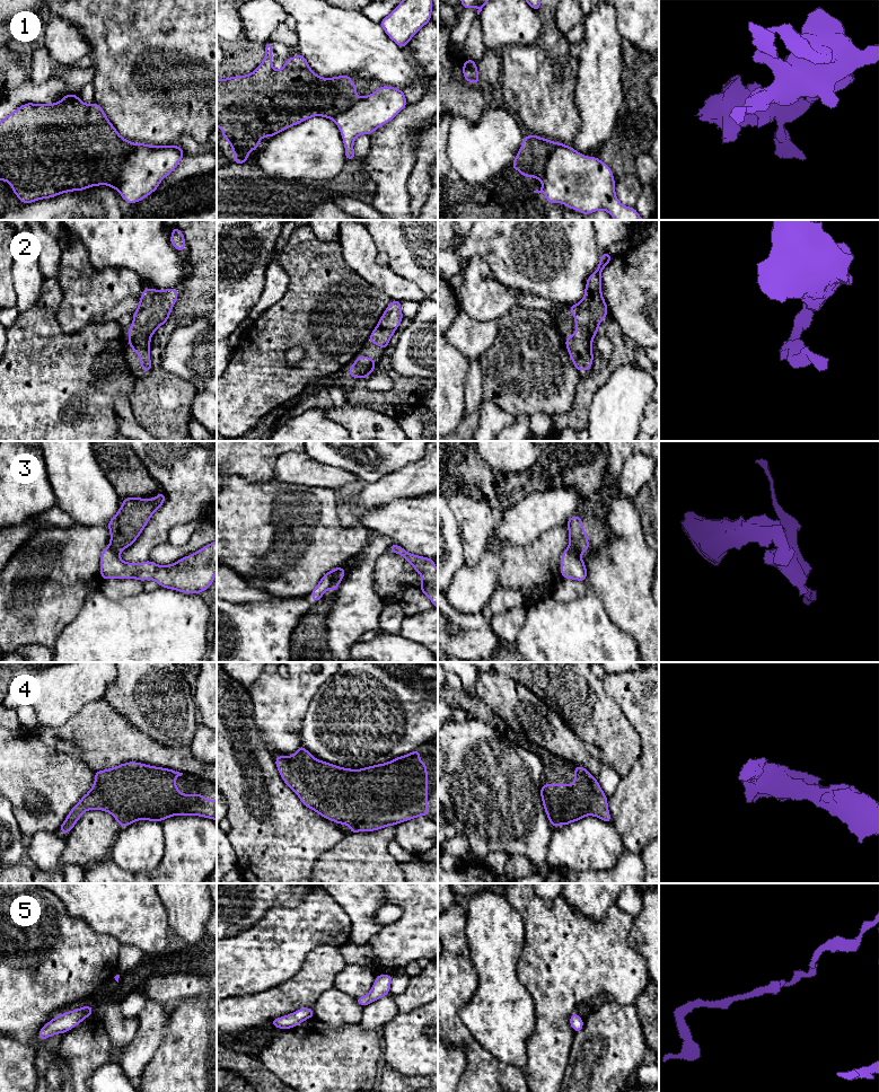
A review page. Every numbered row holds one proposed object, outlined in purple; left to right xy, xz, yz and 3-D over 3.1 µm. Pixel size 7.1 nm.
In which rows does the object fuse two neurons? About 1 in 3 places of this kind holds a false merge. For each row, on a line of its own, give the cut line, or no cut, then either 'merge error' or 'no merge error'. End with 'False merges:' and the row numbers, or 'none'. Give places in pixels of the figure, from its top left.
1: cut xy (134, 143), (121, 166), (117, 190); merge error
2: cut none; no merge error
3: cut xz (343, 567), (334, 574), (330, 586); merge error
4: cut none; no merge error
5: cut none; no merge error
False merges: 1, 3

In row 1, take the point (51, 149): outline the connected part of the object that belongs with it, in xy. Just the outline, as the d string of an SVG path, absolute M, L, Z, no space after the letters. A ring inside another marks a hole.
M68 94L55 104L27 103L0 122L0 180L12 186L23 204L98 185L118 190L121 166L133 147L133 142L117 133L96 102L88 105L77 95Z

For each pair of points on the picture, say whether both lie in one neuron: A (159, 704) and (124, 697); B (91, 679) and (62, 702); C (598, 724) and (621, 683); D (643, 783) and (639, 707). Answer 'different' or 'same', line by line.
A: same
B: same
C: different
D: same

